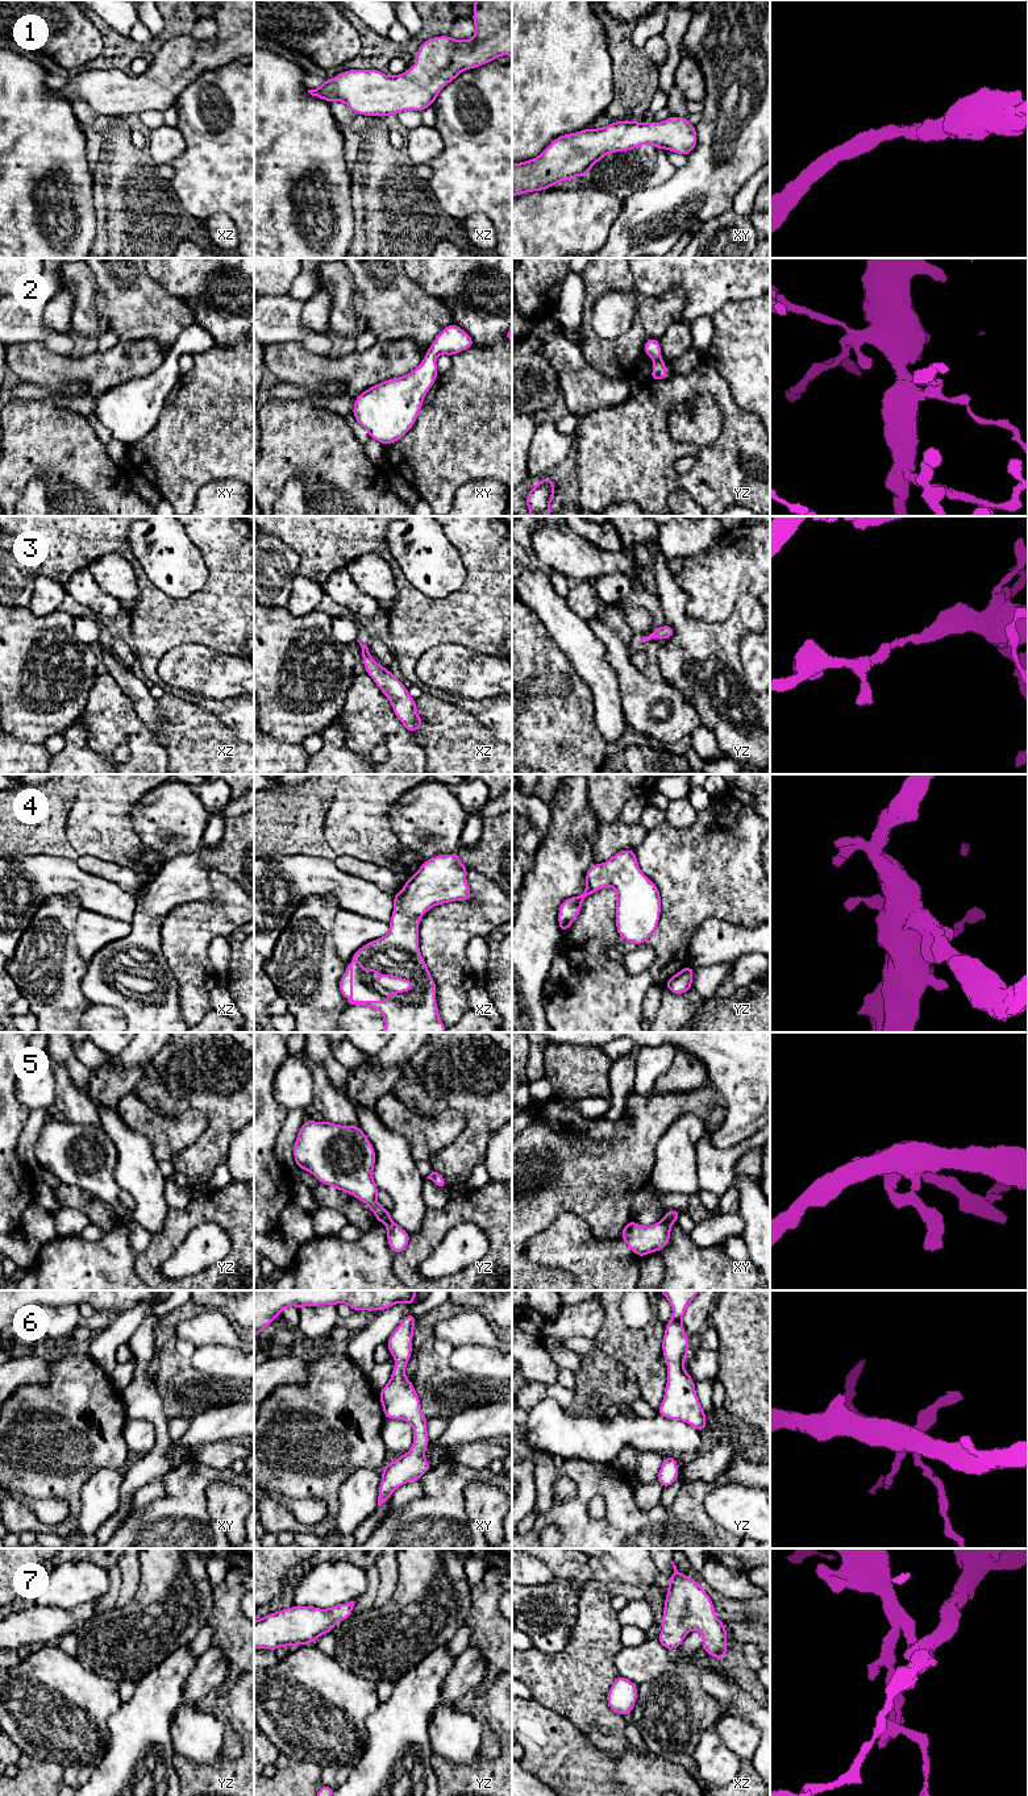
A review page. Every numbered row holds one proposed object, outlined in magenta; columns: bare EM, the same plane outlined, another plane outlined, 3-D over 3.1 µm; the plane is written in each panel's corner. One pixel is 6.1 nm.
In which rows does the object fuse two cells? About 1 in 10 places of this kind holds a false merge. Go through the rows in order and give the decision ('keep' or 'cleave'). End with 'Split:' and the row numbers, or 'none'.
1: keep
2: keep
3: keep
4: keep
5: cleave
6: keep
7: keep
Split: 5

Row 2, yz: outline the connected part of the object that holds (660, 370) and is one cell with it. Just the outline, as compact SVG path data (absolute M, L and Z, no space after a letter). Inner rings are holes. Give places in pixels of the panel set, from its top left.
M657 338L646 340L644 342L644 350L648 357L653 358L653 371L652 371L650 381L657 382L666 378L669 370L661 357L659 340Z

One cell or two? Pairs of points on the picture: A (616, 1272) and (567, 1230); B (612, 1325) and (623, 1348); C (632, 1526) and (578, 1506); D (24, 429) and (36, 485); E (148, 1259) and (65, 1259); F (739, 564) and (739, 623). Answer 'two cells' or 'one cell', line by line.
A: one cell
B: one cell
C: one cell
D: two cells
E: two cells
F: two cells

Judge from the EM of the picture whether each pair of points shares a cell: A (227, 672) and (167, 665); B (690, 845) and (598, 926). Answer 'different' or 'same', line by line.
A: same
B: same

